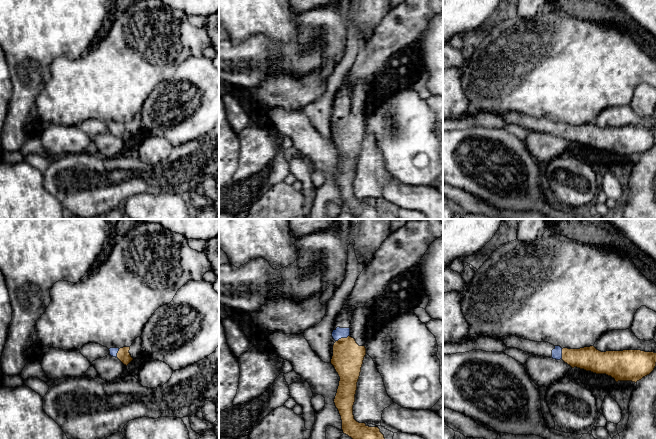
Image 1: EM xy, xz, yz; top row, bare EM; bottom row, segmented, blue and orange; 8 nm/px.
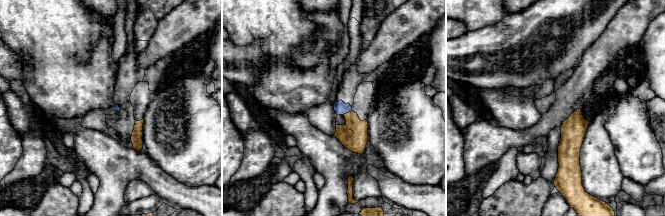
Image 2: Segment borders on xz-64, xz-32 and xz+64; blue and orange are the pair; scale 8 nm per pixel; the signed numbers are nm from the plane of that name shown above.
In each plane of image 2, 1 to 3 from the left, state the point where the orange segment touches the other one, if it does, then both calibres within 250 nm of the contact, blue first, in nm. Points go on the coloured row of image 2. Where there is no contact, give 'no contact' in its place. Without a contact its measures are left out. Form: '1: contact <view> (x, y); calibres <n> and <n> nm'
1: no contact
2: contact xz-32 (347, 112); calibres 110 and 220 nm
3: no contact

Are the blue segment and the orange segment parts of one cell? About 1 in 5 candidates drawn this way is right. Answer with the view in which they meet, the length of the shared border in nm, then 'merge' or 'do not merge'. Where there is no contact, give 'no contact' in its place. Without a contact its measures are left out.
xz | 120 nm | merge

